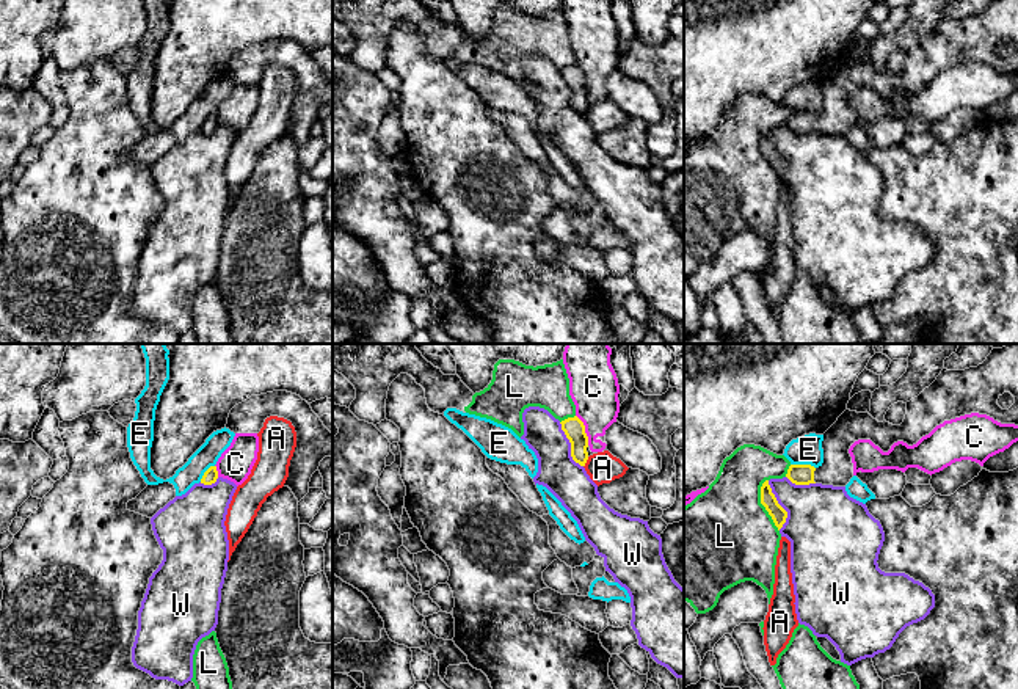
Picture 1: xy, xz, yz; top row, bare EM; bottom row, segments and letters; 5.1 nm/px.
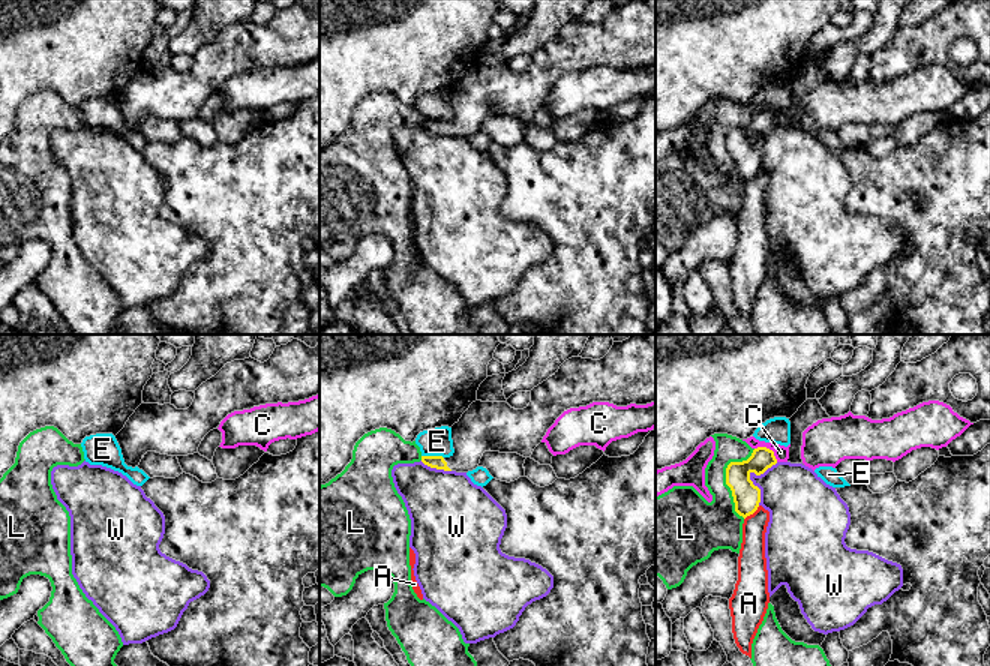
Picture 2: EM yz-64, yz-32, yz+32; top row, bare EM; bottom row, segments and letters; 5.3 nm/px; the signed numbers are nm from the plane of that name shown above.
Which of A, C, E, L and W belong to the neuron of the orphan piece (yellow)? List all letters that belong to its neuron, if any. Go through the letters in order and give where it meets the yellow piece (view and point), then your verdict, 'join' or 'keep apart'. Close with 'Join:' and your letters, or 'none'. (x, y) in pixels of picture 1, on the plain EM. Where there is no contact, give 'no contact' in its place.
A: xz (585, 110) | keep apart
C: xz (584, 79) | keep apart
E: yz (803, 113) | keep apart
L: yz (763, 153) | keep apart
W: yz (780, 154) | keep apart
Join: none

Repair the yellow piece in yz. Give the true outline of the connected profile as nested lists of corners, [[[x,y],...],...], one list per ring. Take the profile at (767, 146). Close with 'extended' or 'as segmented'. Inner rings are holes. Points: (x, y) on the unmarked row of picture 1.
[[[765,129],[761,135],[761,152],[765,155],[780,179],[786,171],[787,160],[778,152],[775,143],[772,141],[769,129]]]; as segmented

